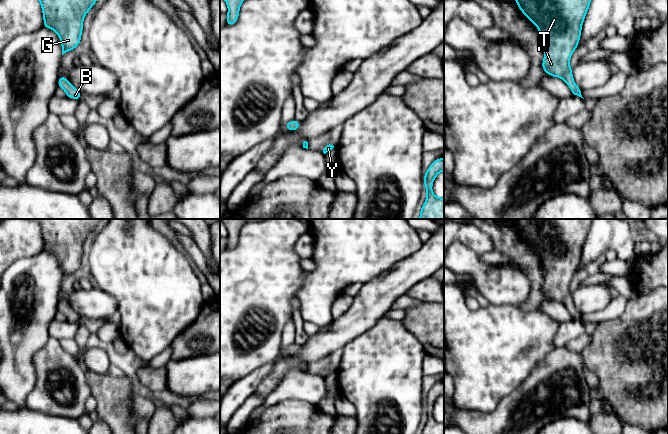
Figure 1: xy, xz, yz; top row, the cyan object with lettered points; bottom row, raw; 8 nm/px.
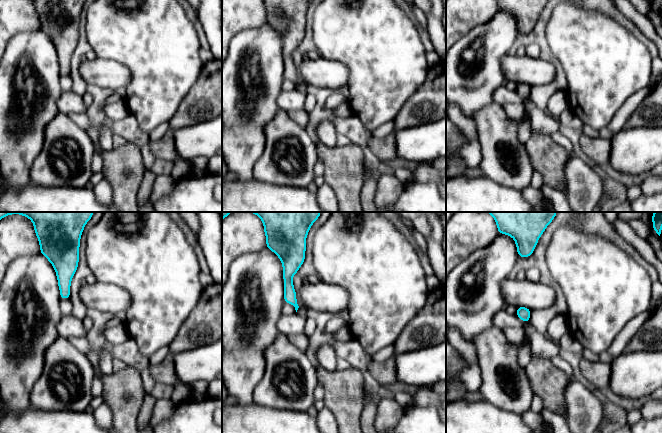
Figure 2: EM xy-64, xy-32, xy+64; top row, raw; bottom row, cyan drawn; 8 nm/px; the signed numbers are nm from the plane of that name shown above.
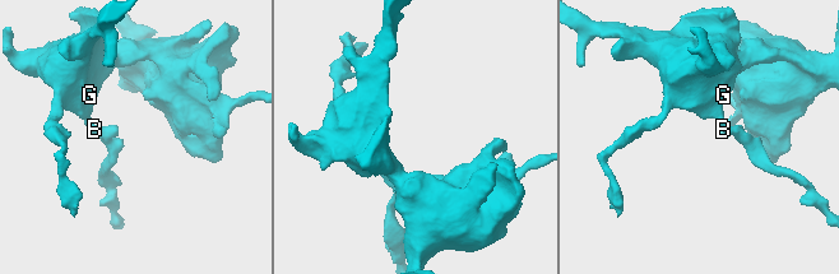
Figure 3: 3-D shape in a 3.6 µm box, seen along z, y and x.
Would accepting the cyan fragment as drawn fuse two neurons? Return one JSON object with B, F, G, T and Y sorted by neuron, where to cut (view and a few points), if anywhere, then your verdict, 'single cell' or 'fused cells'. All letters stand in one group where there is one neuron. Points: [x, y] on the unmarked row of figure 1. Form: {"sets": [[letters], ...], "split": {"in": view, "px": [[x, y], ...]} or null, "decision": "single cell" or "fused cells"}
{"sets": [["B", "F", "G", "T", "Y"]], "split": null, "decision": "single cell"}

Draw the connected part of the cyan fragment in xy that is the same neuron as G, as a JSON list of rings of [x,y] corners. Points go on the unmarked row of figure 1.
[[[29,219],[41,227],[43,251],[54,254],[62,269],[62,279],[81,265],[83,243],[99,219]]]

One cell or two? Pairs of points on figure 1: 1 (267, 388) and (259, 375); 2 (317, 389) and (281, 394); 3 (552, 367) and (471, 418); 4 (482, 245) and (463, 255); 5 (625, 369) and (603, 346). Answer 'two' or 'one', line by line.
1: two
2: one
3: one
4: two
5: one

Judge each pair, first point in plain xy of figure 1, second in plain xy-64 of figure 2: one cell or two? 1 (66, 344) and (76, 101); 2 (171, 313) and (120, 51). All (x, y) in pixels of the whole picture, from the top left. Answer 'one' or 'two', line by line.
1: two
2: one

